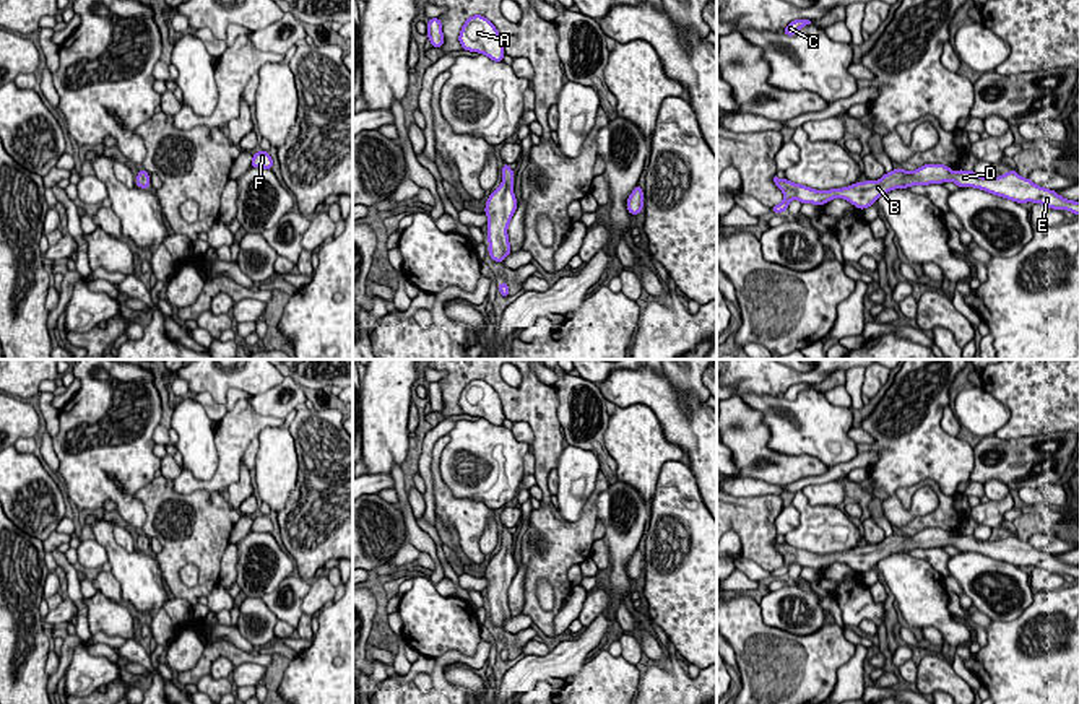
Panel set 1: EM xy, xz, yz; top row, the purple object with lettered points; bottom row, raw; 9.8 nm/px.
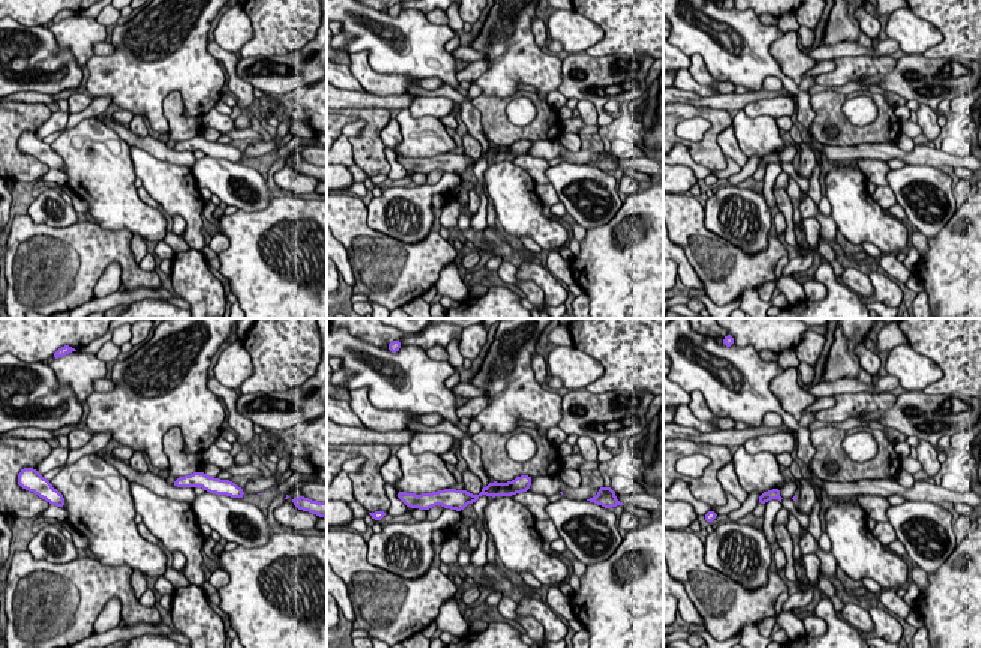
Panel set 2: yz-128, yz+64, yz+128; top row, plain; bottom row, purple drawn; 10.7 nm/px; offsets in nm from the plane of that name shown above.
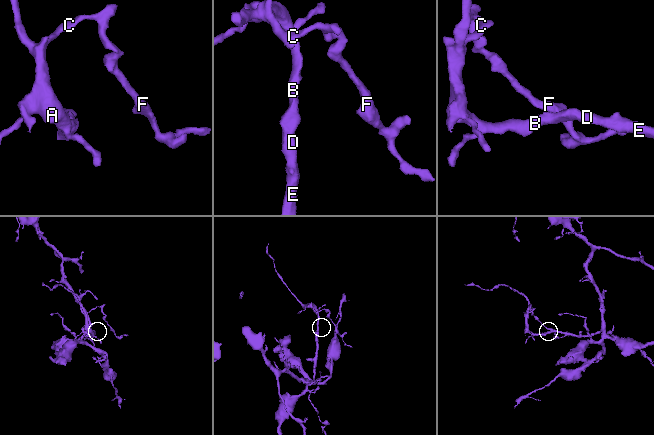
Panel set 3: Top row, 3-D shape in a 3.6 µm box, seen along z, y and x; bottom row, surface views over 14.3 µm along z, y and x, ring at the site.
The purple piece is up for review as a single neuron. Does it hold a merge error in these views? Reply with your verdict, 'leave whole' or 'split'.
leave whole

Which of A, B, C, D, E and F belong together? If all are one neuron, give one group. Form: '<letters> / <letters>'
A B C D E F

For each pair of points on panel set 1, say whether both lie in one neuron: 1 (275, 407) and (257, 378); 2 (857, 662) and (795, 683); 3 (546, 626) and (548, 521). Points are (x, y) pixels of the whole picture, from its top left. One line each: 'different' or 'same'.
1: different
2: different
3: same

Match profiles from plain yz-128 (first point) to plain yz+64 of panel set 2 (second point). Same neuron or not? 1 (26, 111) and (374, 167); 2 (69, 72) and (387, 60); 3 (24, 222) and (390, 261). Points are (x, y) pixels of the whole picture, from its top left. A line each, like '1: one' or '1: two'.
1: one
2: two
3: one

